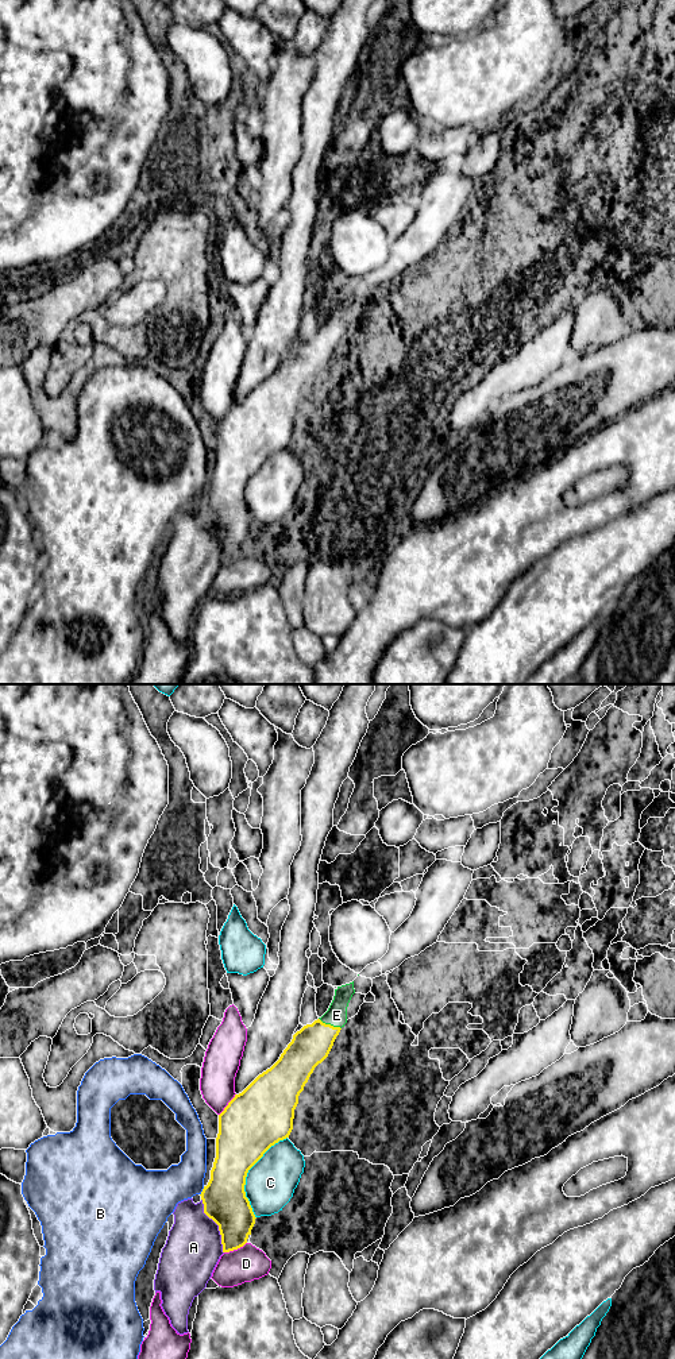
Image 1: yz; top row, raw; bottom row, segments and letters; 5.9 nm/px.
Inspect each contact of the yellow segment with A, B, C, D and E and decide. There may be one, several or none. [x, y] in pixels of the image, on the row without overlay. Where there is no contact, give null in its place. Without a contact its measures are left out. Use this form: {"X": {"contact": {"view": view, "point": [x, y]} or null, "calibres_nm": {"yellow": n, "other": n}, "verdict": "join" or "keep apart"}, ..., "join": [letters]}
{"A": {"contact": {"view": "yz", "point": [218, 533]}, "calibres_nm": {"yellow": 260, "other": 340}, "verdict": "keep apart"}, "B": {"contact": {"view": "yz", "point": [203, 500]}, "calibres_nm": {"yellow": 260, "other": 240}, "verdict": "keep apart"}, "C": {"contact": {"view": "yz", "point": [246, 483]}, "calibres_nm": {"yellow": 320, "other": 300}, "verdict": "keep apart"}, "D": {"contact": {"view": "yz", "point": [235, 558]}, "calibres_nm": {"yellow": 240, "other": 200}, "verdict": "keep apart"}, "E": {"contact": {"view": "yz", "point": [330, 334]}, "calibres_nm": {"yellow": 220, "other": 130}, "verdict": "join"}, "join": ["E"]}

